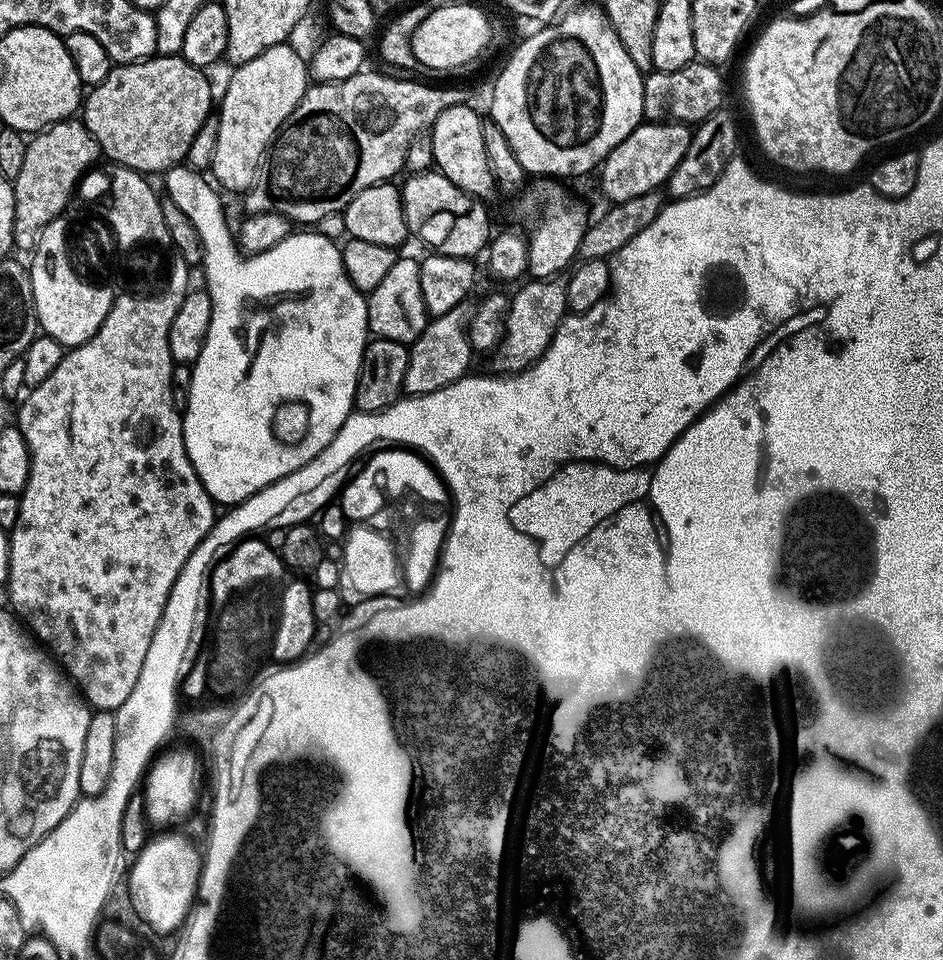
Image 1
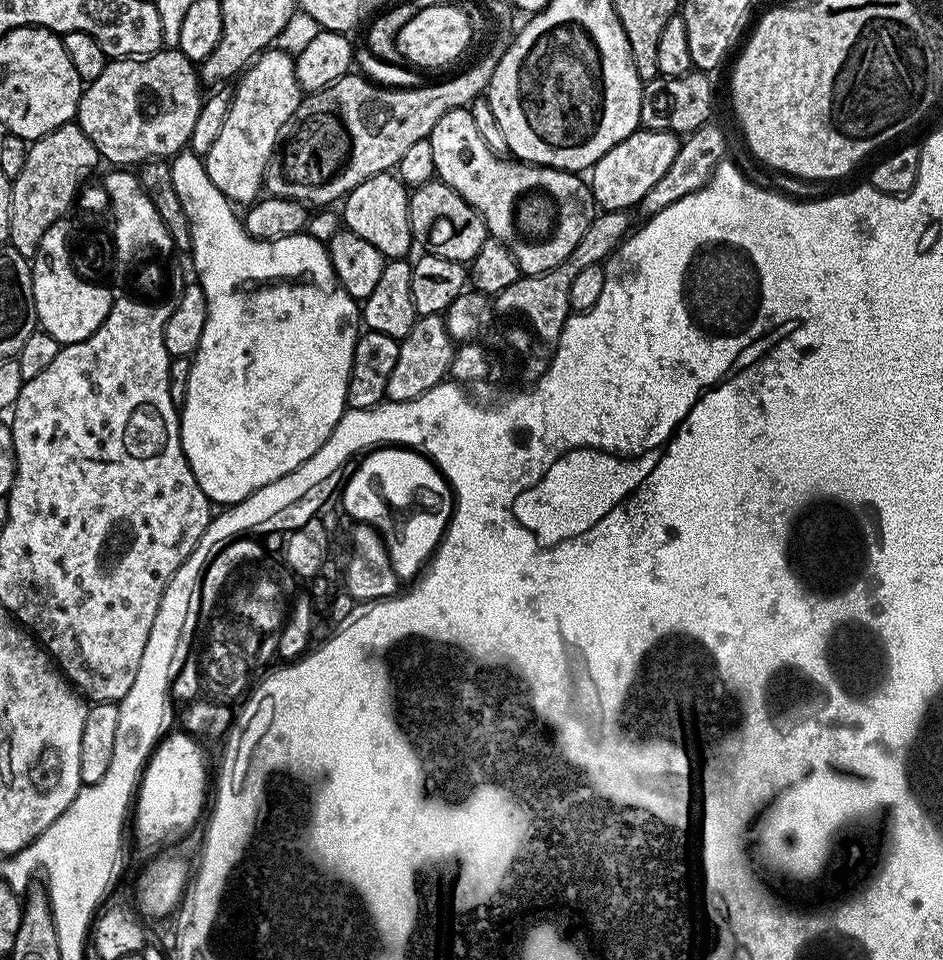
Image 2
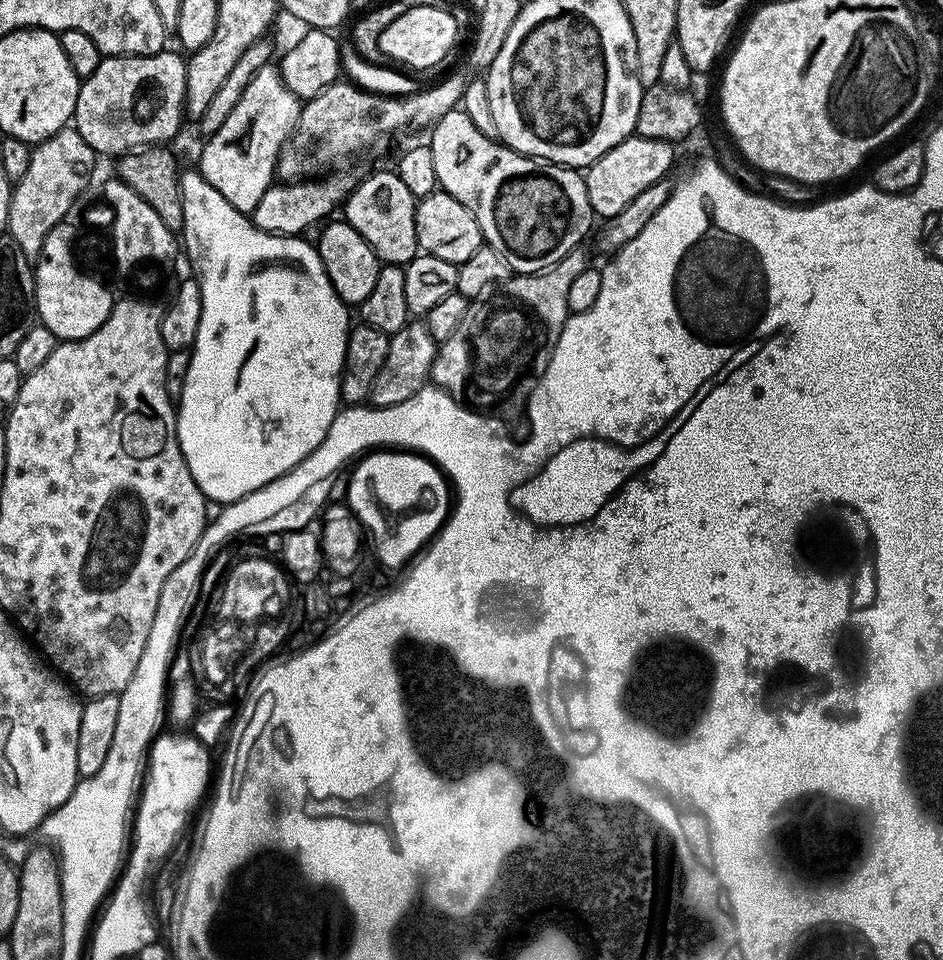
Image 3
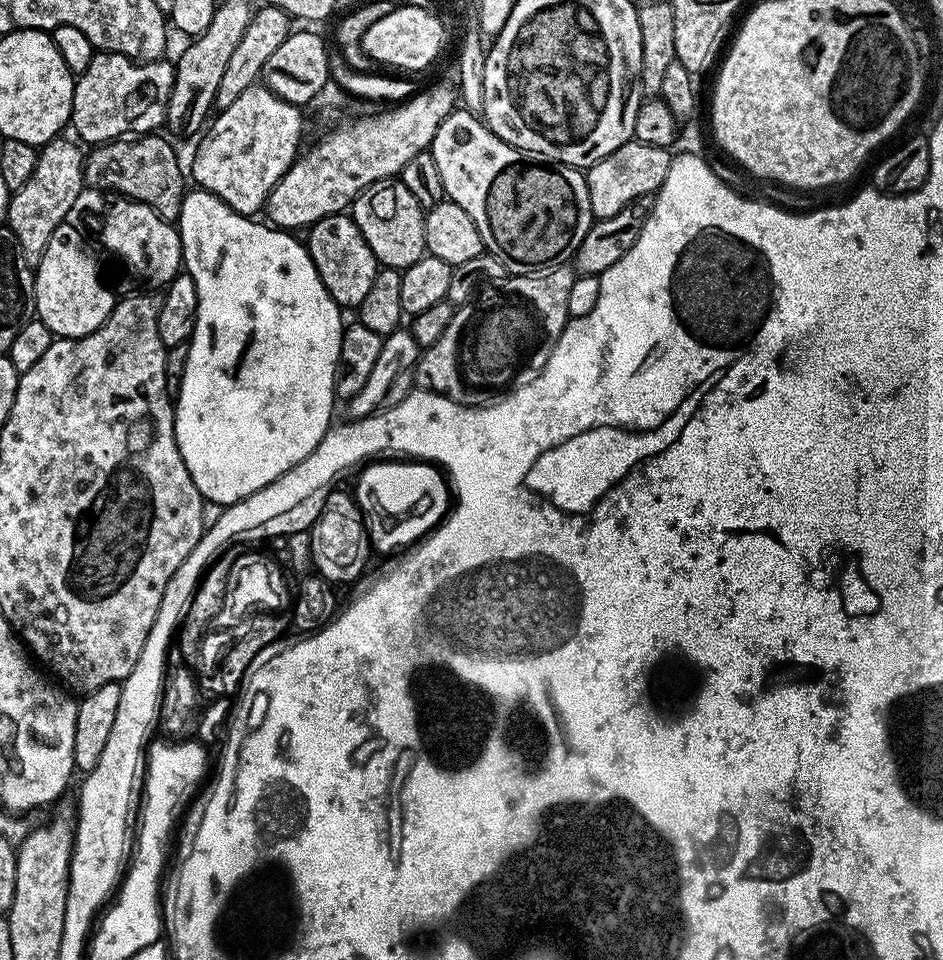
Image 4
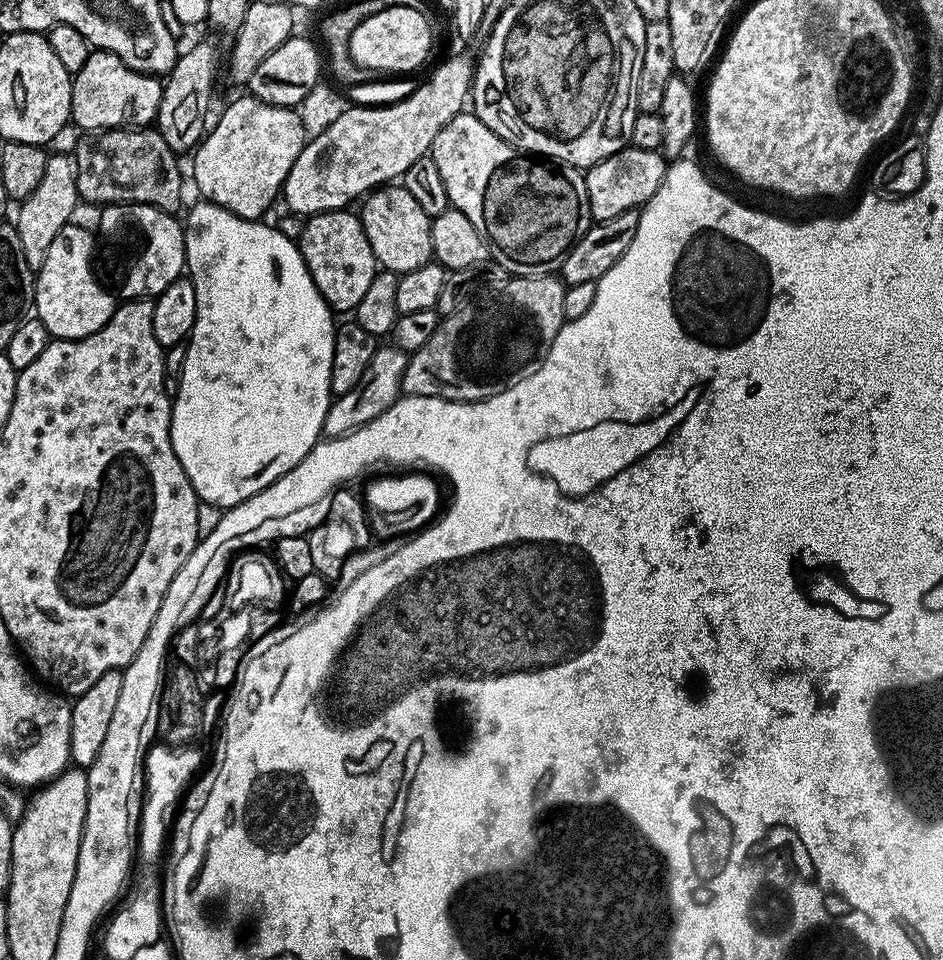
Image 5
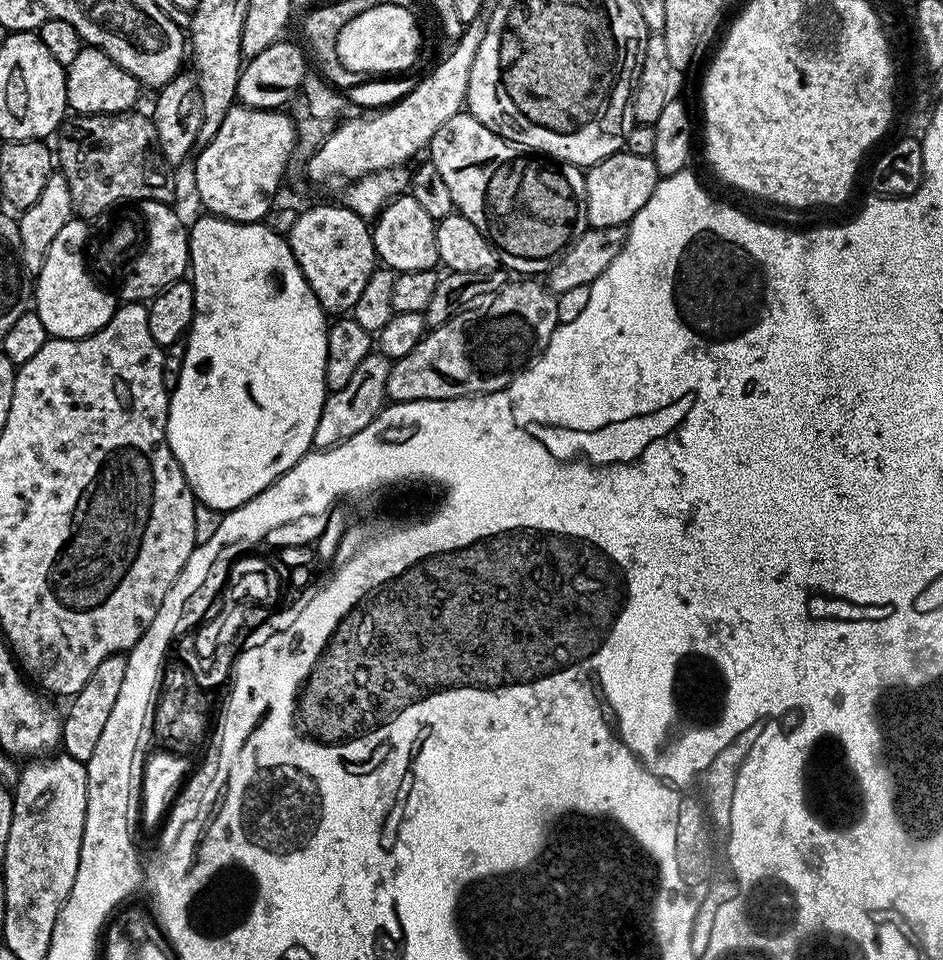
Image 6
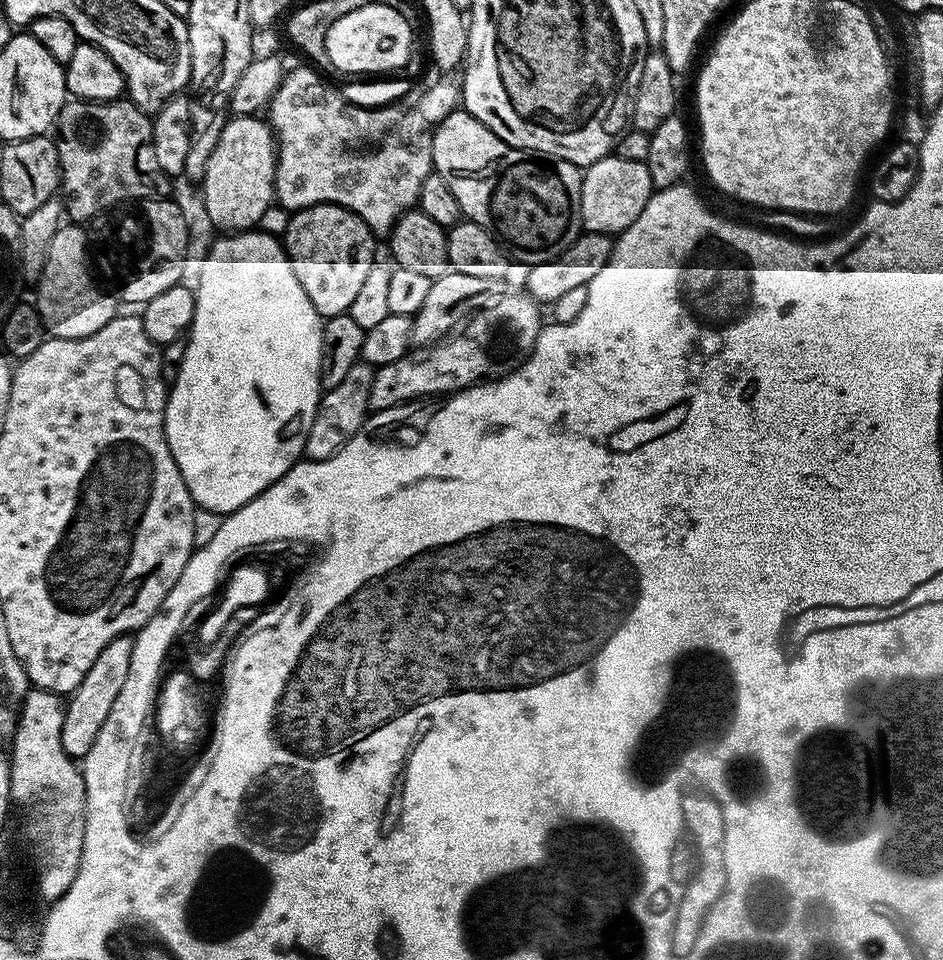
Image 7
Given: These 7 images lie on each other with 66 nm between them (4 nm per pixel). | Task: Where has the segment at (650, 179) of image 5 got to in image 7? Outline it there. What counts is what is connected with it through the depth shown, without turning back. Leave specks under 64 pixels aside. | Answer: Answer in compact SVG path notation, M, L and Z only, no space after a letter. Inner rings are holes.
M609 154L587 165L580 178L580 222L583 231L611 238L625 232L636 221L638 214L642 214L653 191L650 170L645 162L630 162Z

